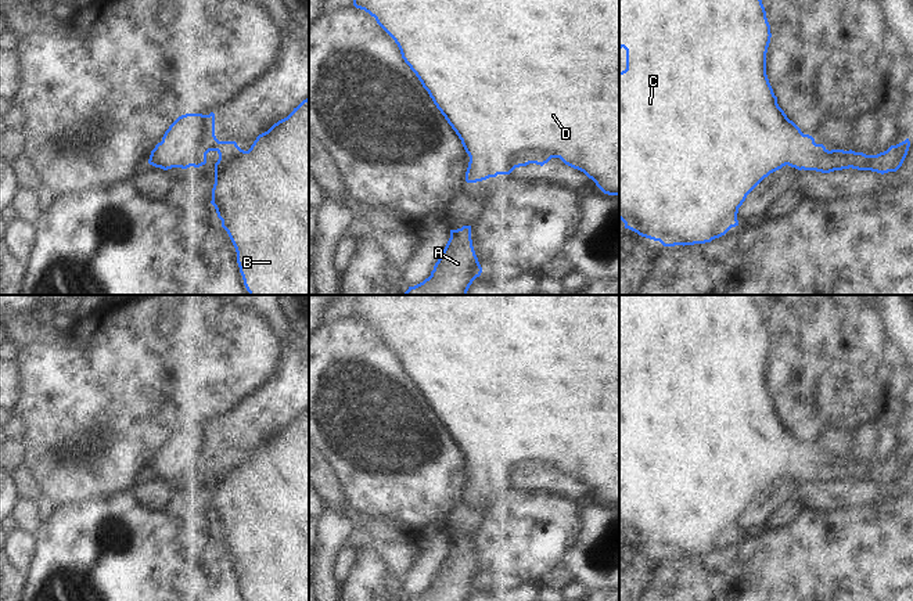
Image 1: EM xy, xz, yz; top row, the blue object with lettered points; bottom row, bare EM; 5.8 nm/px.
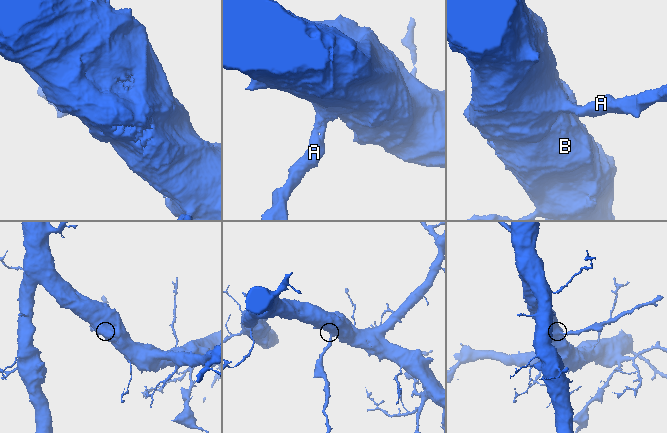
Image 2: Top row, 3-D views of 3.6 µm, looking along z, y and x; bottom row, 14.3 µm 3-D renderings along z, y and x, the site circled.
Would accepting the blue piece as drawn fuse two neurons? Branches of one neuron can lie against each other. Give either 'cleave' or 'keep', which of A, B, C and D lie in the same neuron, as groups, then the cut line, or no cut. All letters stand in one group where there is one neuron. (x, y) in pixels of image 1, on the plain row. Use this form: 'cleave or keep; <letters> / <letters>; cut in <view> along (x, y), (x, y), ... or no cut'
keep; A B C D; no cut

